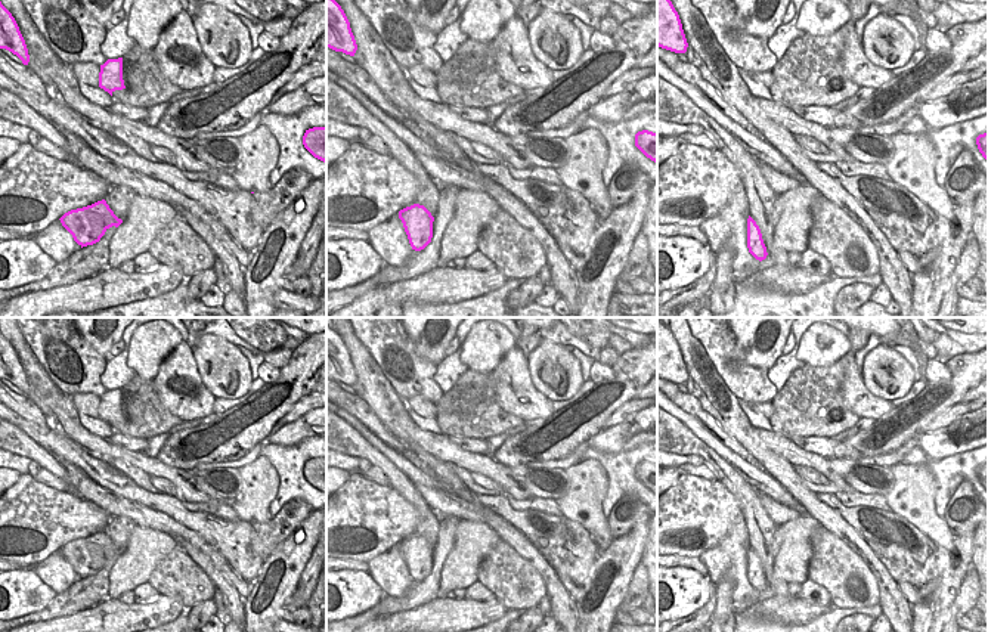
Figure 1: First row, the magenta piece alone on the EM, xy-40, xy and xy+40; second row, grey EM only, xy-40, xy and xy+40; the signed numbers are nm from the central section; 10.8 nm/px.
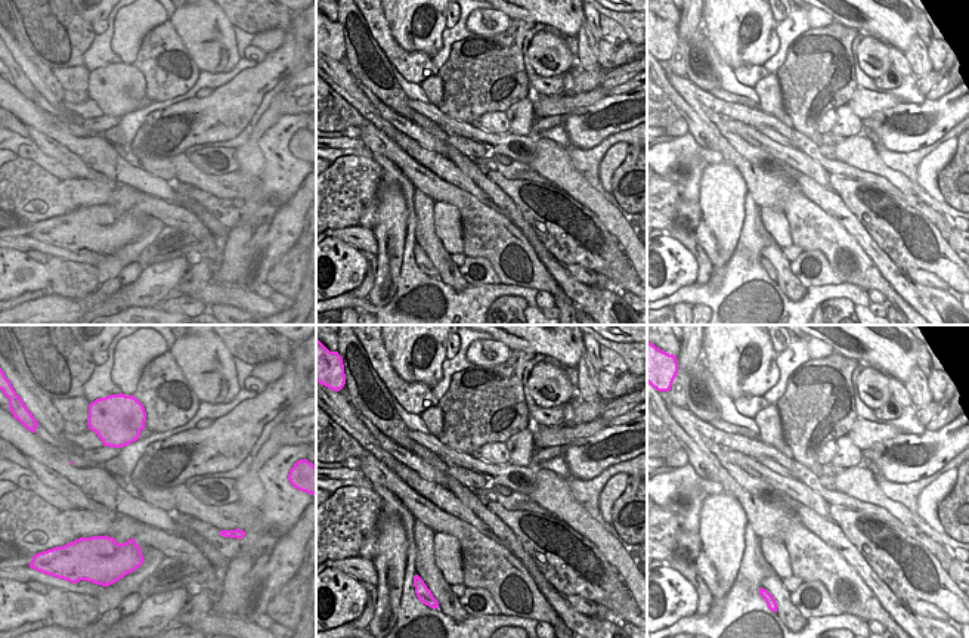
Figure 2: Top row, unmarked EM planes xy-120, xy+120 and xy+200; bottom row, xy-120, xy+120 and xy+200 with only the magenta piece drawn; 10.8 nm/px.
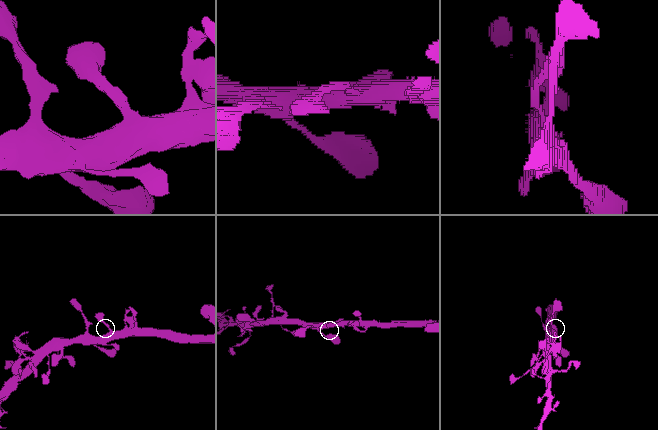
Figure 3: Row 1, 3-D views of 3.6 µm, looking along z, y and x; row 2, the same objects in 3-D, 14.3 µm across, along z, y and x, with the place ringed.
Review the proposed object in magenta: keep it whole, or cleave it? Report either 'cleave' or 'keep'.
keep

